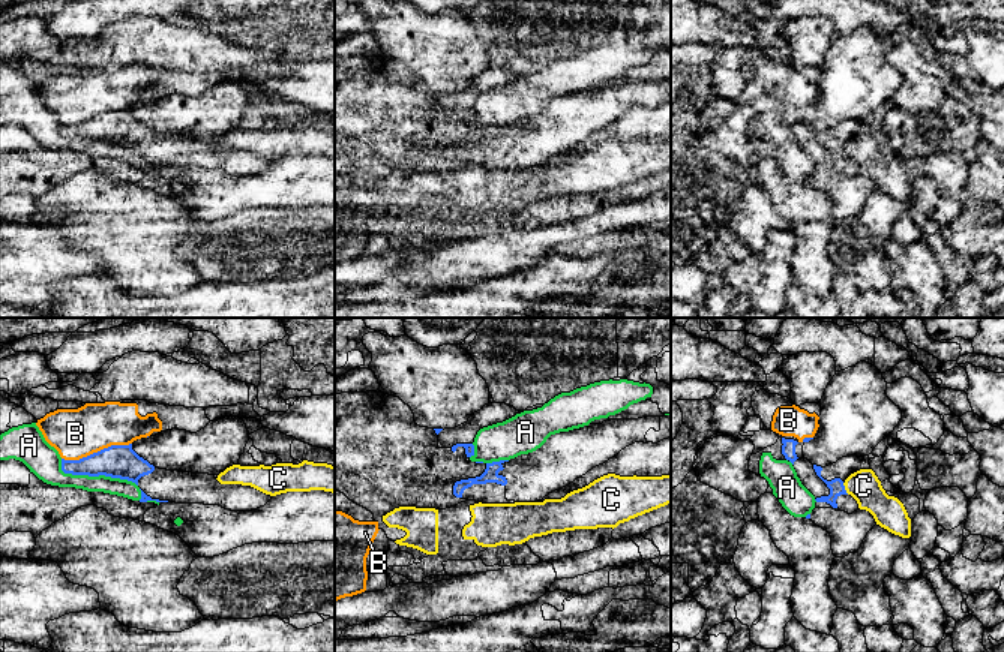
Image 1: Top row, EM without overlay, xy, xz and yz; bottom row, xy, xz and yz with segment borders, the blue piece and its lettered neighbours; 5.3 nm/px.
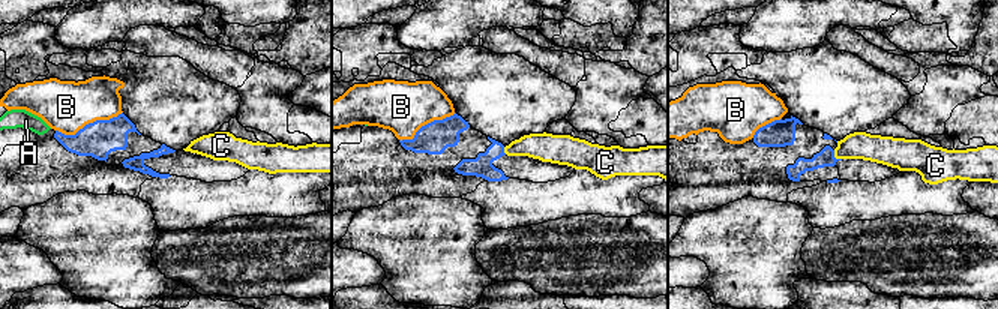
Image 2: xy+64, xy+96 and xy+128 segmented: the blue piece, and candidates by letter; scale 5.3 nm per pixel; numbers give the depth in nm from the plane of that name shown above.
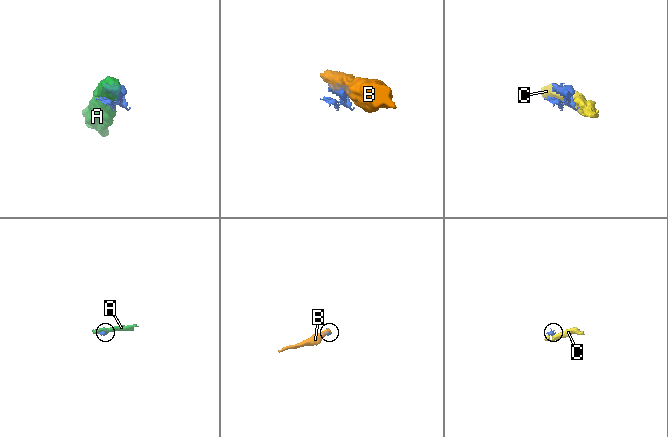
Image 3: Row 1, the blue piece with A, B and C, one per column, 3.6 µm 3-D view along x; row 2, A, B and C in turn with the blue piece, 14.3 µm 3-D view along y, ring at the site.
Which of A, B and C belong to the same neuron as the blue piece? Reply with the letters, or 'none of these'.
none of these

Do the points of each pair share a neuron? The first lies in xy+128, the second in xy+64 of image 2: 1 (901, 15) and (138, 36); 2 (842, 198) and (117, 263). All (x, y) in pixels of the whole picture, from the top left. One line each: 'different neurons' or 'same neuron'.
1: different neurons
2: different neurons

